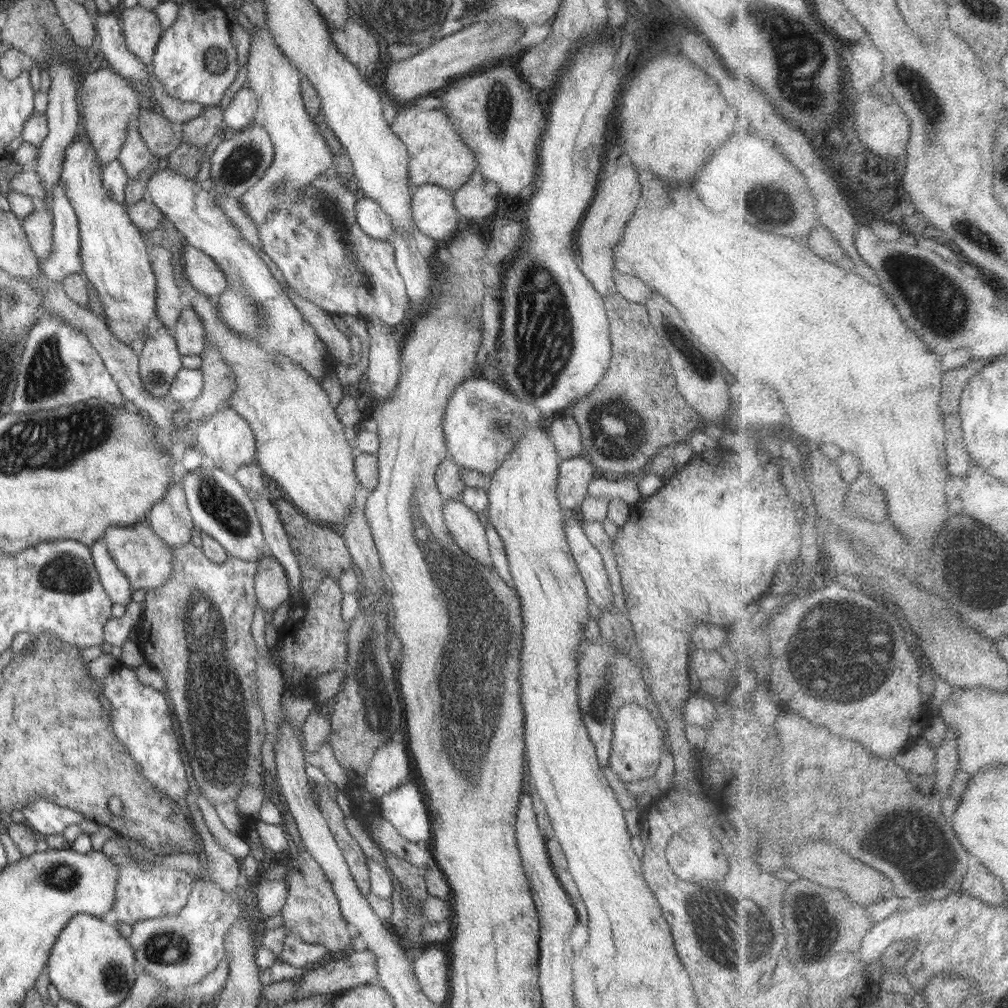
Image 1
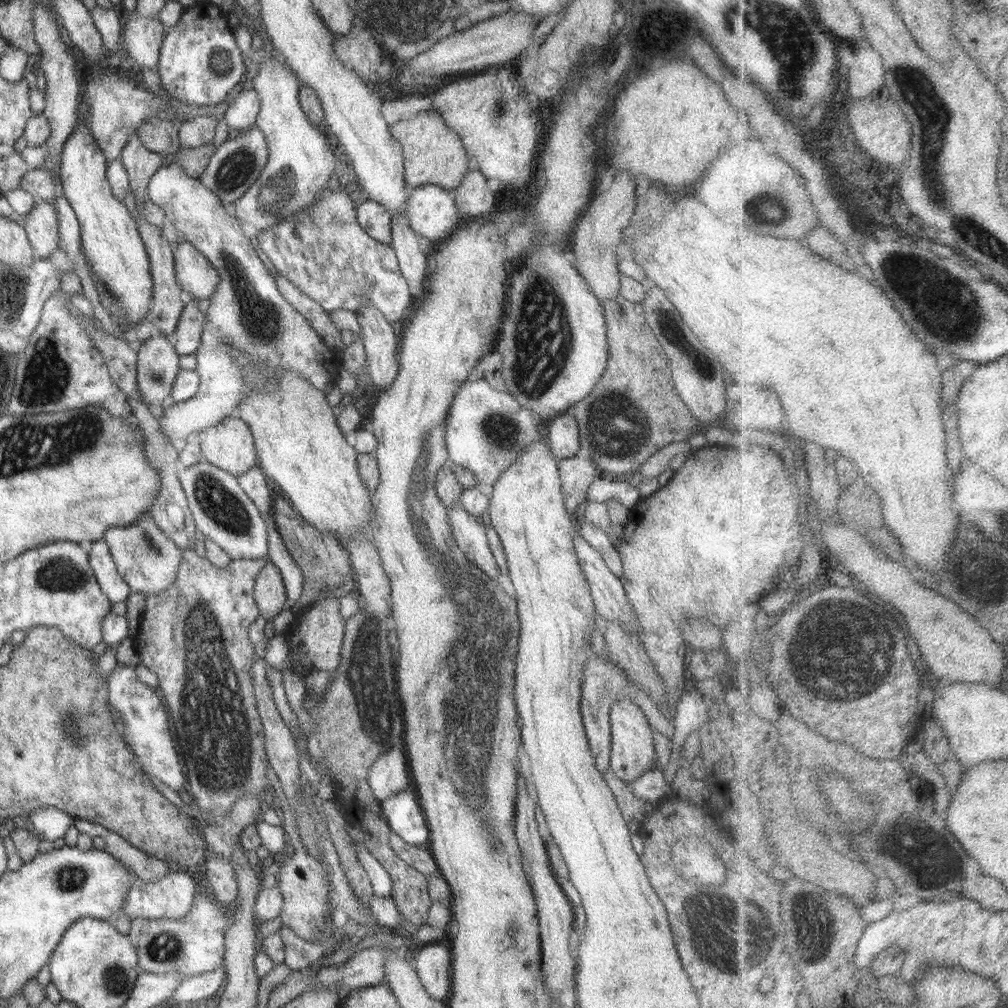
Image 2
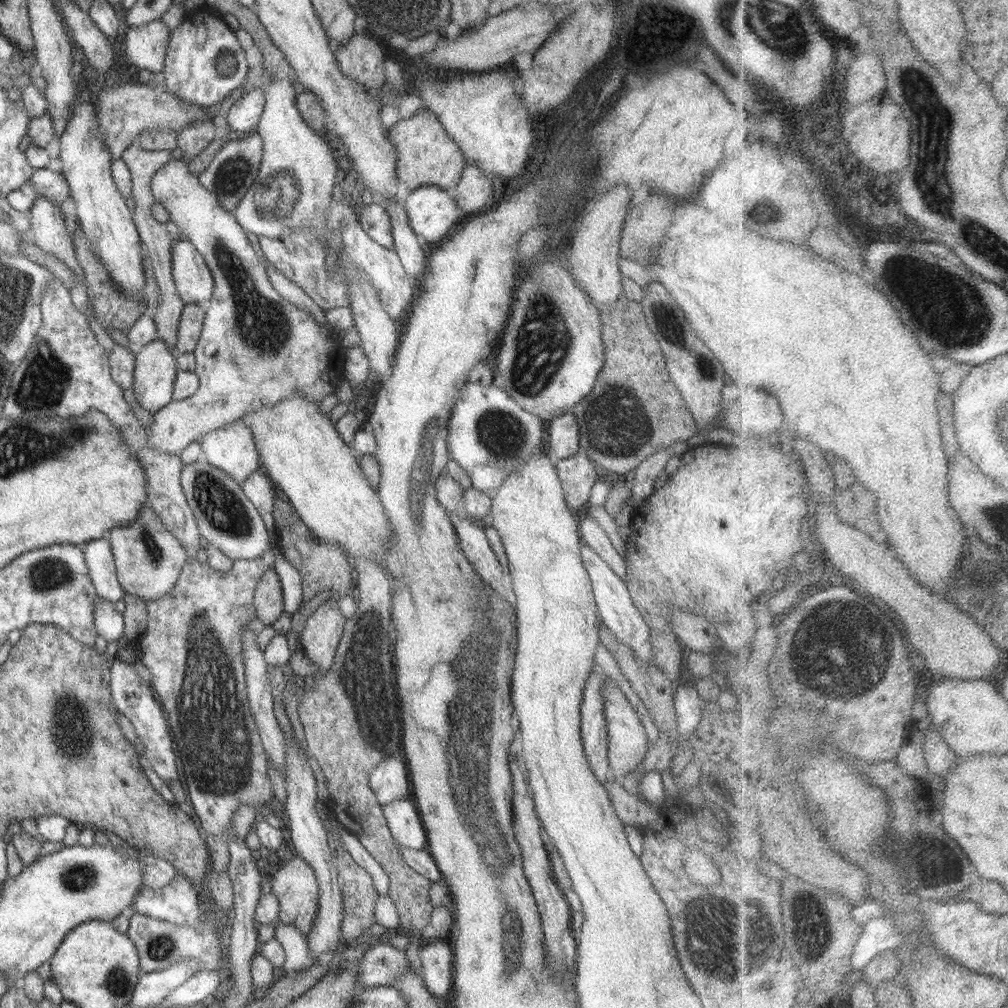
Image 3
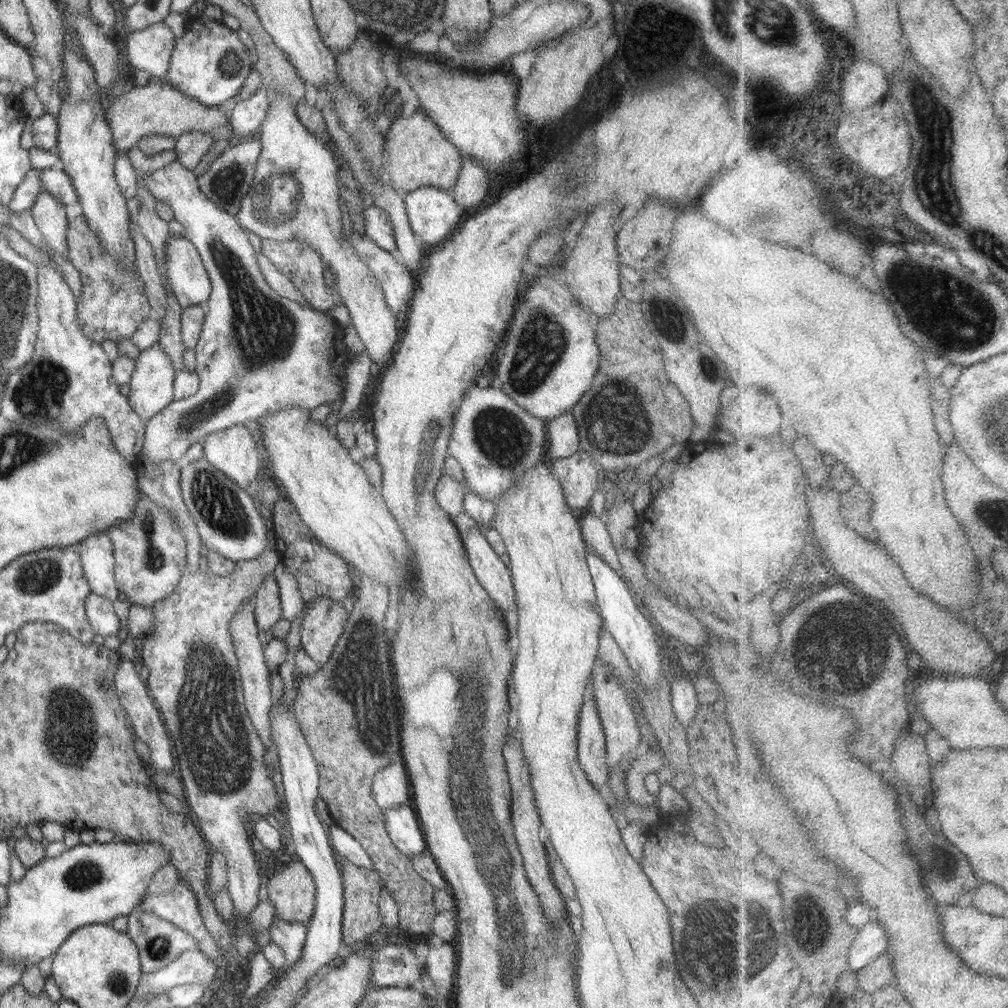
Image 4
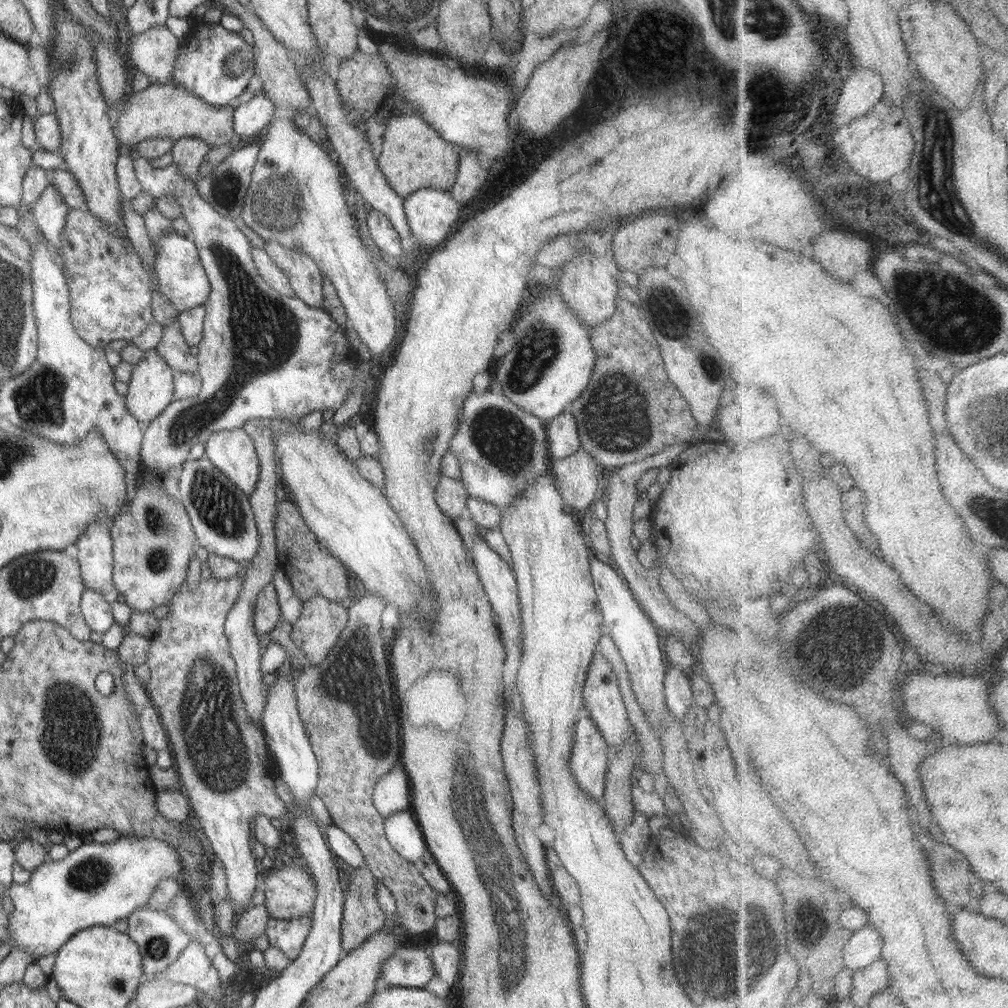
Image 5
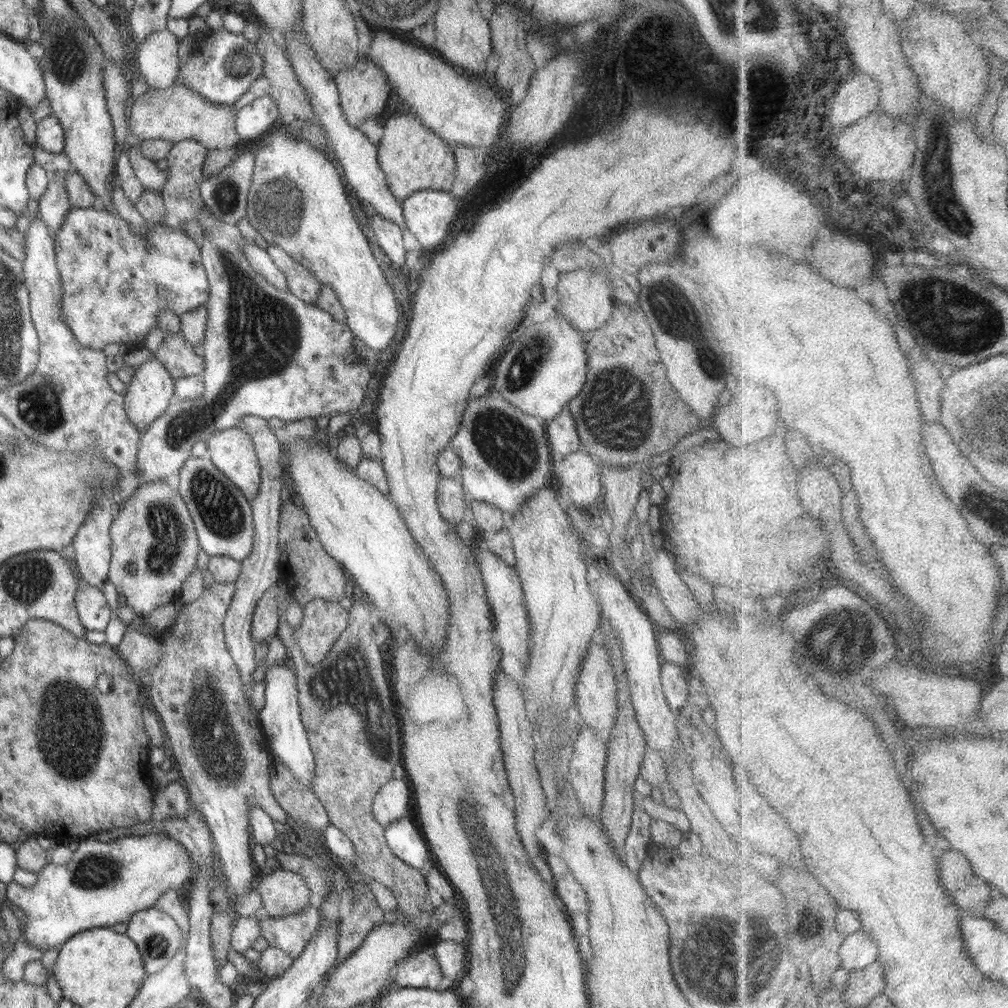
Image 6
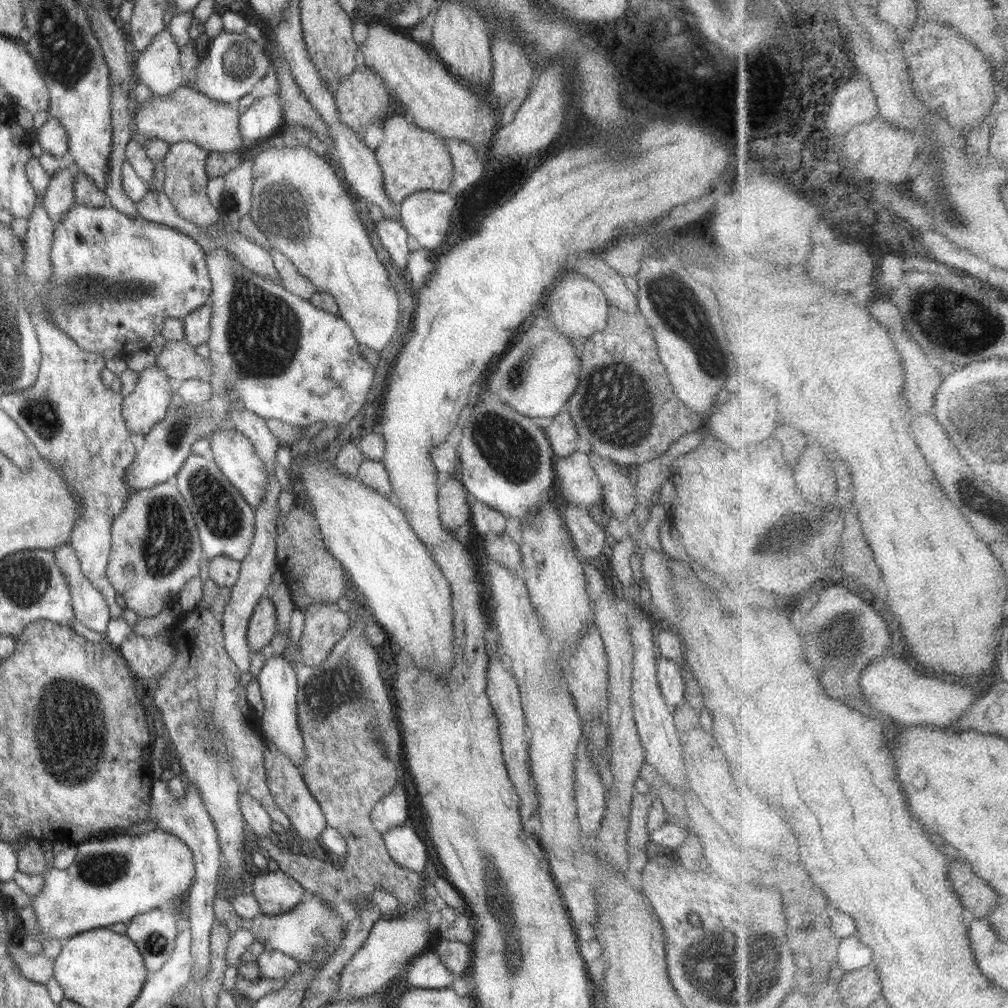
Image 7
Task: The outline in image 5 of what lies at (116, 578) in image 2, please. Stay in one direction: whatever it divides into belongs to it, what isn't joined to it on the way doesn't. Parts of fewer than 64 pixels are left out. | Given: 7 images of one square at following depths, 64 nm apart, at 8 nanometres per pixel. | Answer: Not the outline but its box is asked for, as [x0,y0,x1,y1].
[75,514,120,605]

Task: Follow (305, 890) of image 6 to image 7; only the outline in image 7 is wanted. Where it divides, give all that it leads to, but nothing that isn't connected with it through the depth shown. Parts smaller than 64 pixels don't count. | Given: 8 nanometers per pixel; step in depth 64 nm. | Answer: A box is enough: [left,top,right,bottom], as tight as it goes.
[247,870,307,915]

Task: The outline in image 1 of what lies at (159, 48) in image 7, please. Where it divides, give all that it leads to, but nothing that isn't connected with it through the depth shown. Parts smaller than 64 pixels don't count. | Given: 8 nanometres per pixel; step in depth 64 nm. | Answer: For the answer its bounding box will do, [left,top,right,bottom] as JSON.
[120,3,163,65]

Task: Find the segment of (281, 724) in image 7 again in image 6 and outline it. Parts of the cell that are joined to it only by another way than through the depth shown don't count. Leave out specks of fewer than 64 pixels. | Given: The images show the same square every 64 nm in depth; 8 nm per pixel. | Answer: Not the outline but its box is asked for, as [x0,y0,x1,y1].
[259,664,315,787]

